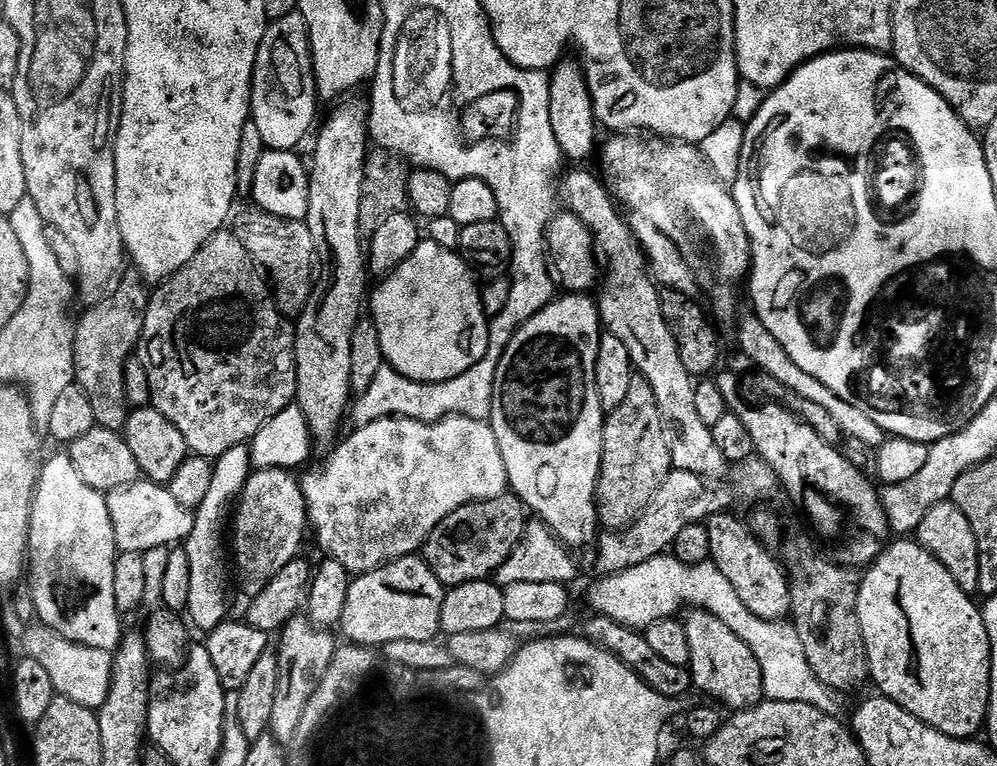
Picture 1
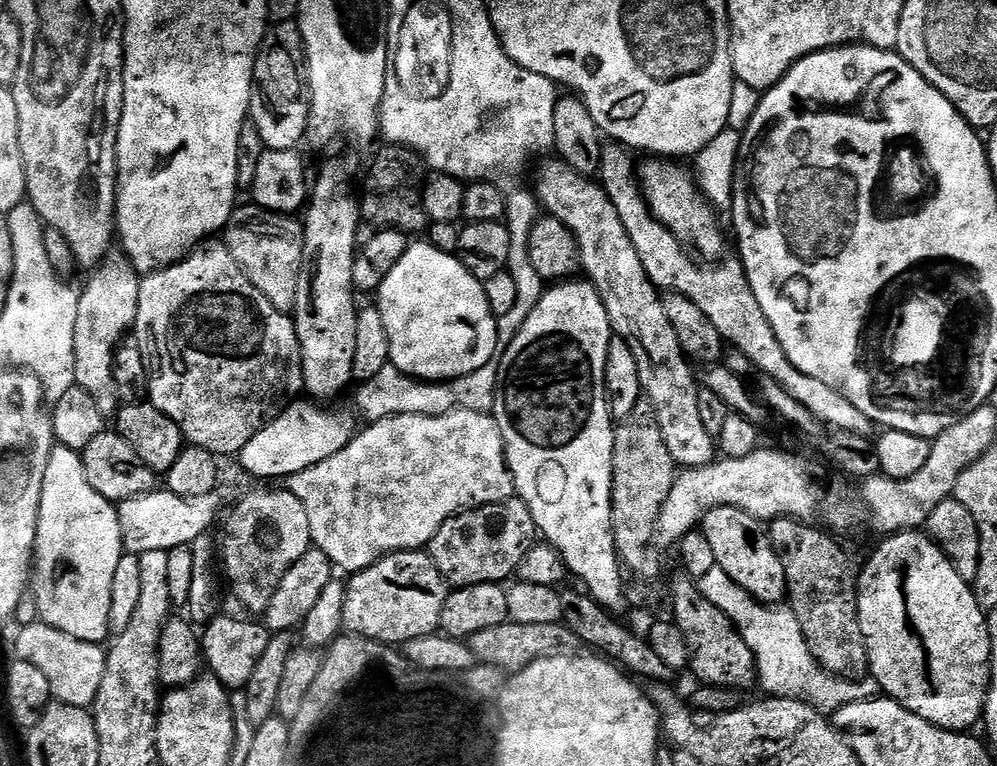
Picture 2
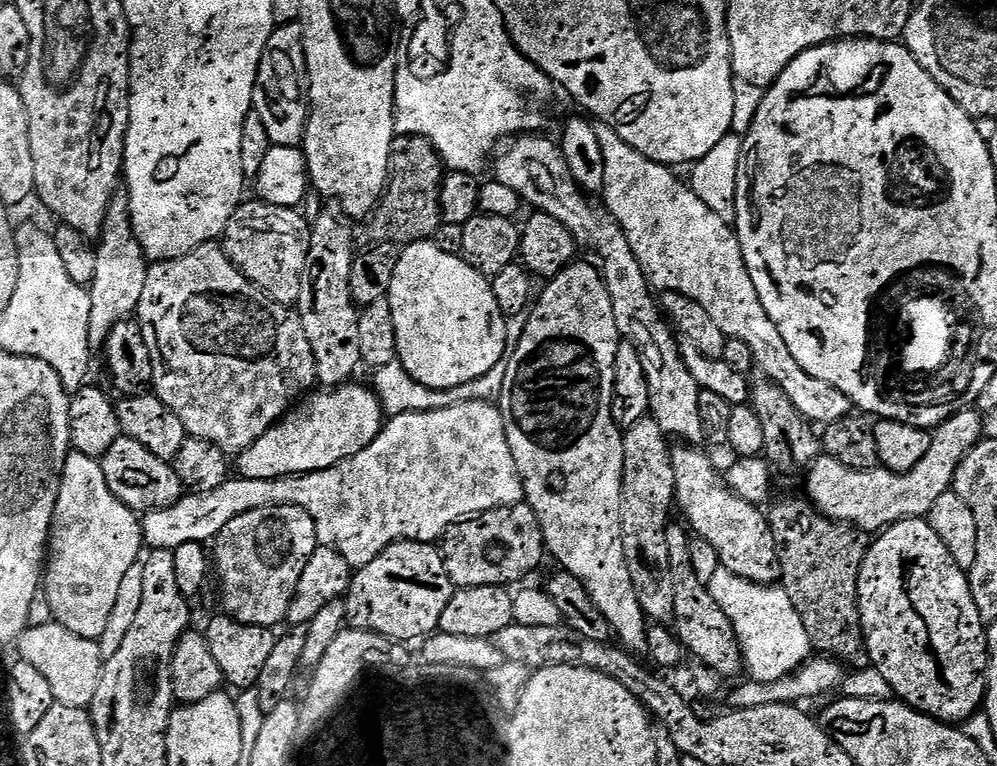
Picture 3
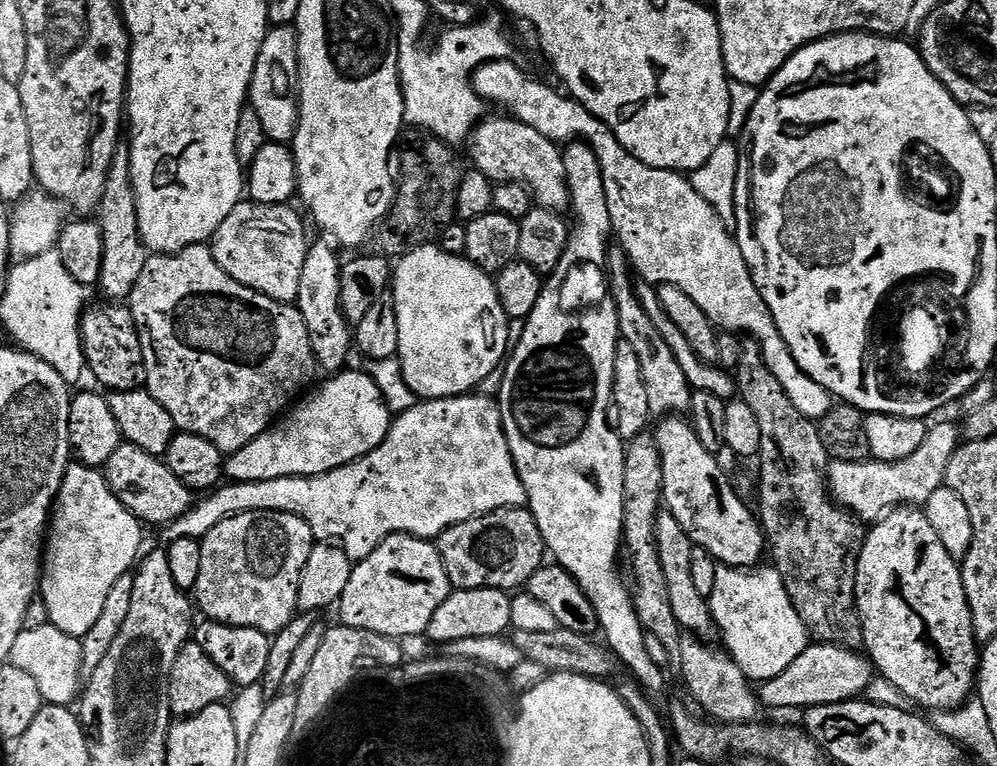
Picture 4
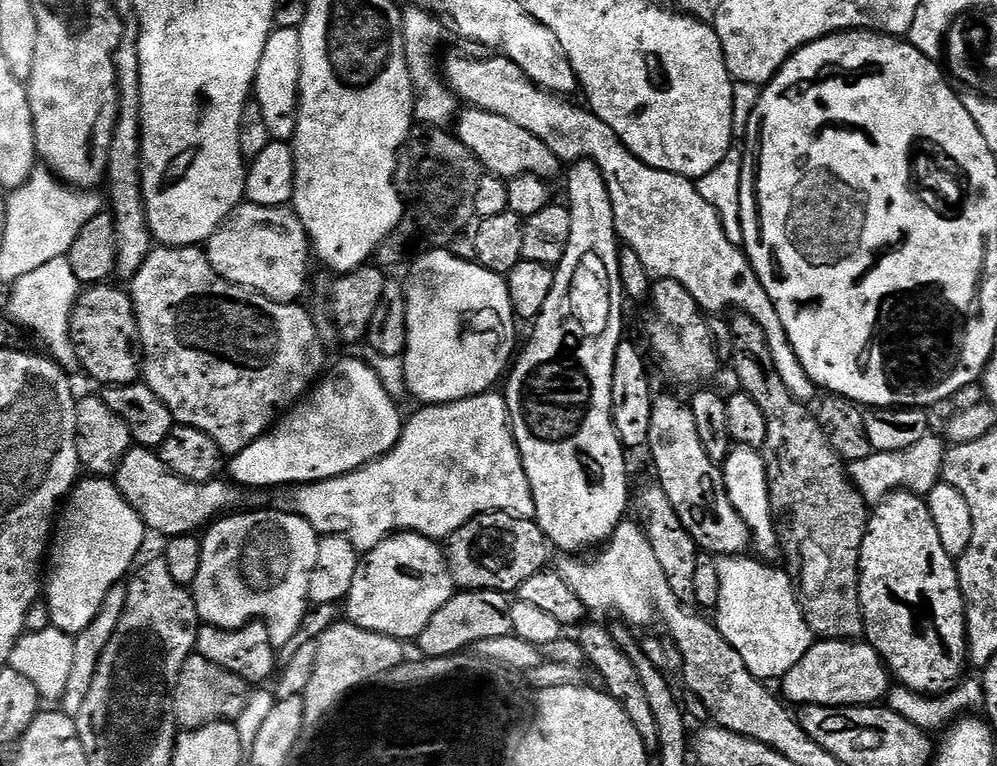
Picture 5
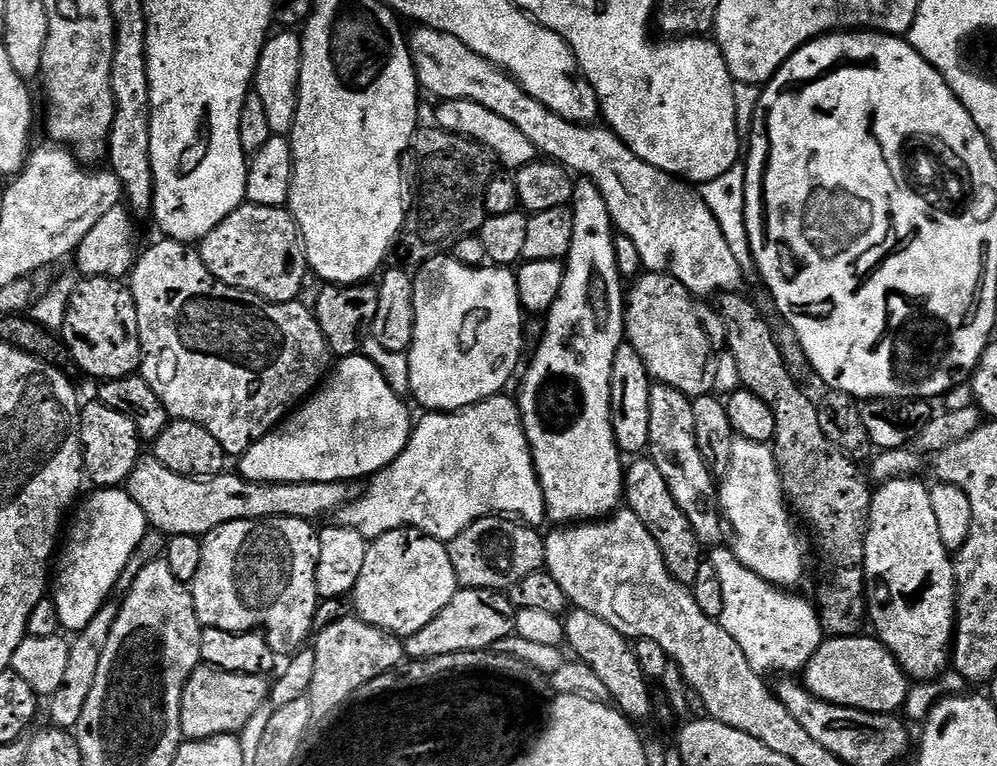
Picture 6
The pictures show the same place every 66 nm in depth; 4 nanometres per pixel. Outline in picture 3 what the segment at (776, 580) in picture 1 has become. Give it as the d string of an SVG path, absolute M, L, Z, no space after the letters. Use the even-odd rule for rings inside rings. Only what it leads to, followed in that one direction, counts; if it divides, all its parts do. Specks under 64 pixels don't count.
M676 448L675 451L673 451L672 454L672 466L674 468L674 478L676 479L676 499L675 503L678 505L679 511L680 508L684 512L688 512L688 516L692 520L696 520L696 532L698 535L701 536L703 543L707 545L707 547L711 548L713 552L716 553L716 556L720 560L720 566L721 568L725 568L726 570L730 570L732 572L732 575L737 576L738 578L742 578L743 580L749 580L752 584L760 584L763 586L768 586L773 583L777 579L778 576L778 565L776 562L776 550L772 547L771 543L766 539L765 533L762 531L760 533L760 528L756 524L751 524L748 520L739 520L738 517L735 516L732 512L744 512L746 510L749 511L750 505L747 500L741 500L739 496L737 496L735 493L732 493L729 491L727 487L724 487L720 484L718 481L716 481L716 468L714 465L711 464L710 461L707 460L706 457L703 456L700 452L695 452L692 448Z

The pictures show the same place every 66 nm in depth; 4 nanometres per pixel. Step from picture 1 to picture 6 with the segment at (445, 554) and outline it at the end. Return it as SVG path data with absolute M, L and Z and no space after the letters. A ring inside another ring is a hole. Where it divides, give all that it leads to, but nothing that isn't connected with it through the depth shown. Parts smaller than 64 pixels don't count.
M503 514L487 516L447 541L450 562L460 588L507 590L544 568L544 536L535 527Z

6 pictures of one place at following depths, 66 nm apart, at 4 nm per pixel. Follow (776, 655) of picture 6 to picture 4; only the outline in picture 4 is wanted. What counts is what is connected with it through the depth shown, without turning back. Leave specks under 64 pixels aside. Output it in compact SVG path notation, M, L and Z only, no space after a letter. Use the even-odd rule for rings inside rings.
M757 566L751 570L717 567L716 585L710 597L715 627L719 635L720 632L724 635L723 647L749 682L765 682L776 678L810 645L808 628L802 622L798 610L794 610L782 574L775 567L764 567Z

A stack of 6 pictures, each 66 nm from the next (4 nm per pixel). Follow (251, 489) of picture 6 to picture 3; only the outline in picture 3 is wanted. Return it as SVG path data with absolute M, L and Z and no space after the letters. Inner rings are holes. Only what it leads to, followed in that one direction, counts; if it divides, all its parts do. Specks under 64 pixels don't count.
M121 435L120 439L114 442L114 446L110 446L110 450L106 450L106 454L99 457L98 461L99 475L104 476L103 487L108 495L121 500L126 507L137 514L147 514L157 509L168 508L182 495L182 485L176 479L171 463L150 454L129 436Z

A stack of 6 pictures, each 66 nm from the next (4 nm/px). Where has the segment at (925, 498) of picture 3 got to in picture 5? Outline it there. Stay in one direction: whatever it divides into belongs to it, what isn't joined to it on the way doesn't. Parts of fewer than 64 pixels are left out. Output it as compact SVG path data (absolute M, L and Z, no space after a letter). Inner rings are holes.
M935 434L926 435L922 438L922 442L914 442L914 446L906 446L906 450L873 451L866 458L851 461L847 465L846 471L852 480L852 485L860 491L862 498L872 506L882 503L891 492L903 490L927 494L933 486L941 483L944 470L946 444L939 435L937 436Z

